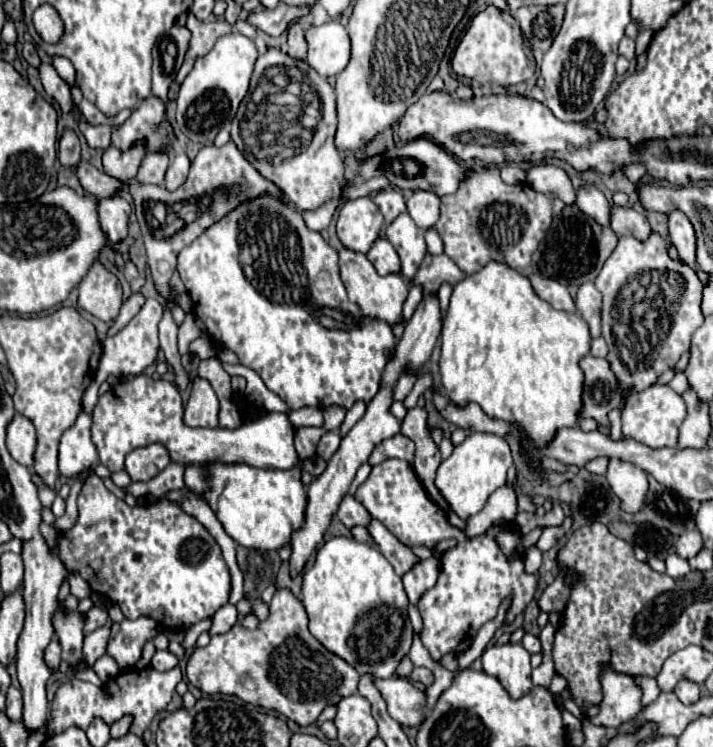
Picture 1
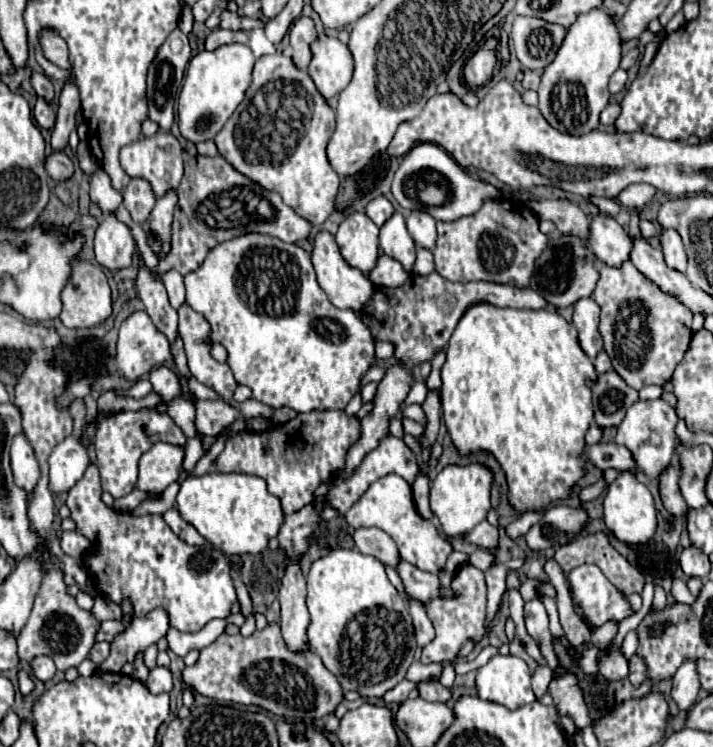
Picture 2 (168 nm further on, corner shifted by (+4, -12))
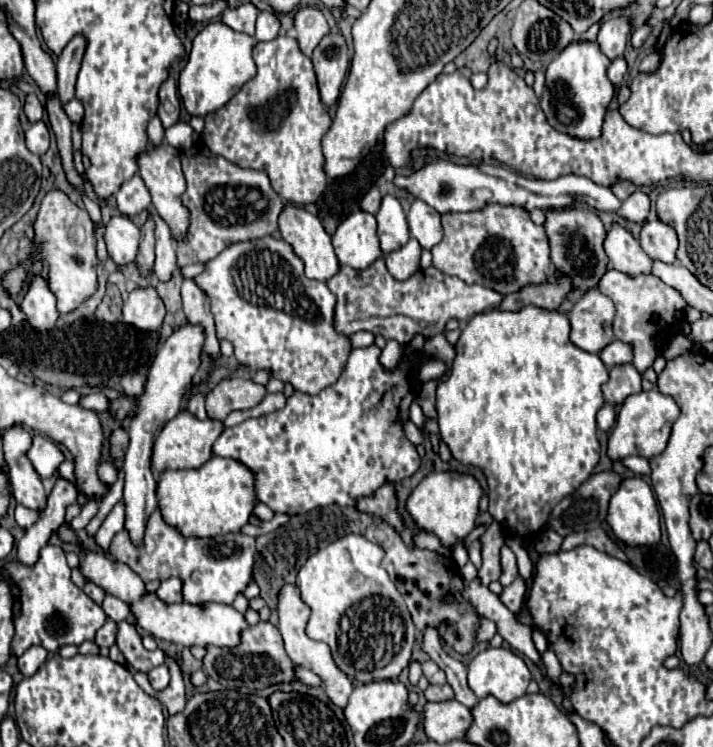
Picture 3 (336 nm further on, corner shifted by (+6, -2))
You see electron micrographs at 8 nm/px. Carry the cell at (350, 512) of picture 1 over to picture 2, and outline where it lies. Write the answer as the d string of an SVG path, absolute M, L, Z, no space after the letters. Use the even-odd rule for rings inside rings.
M358 528L354 532L354 542L362 554L376 556L386 566L392 566L392 568L398 566L398 560L400 560L398 546L386 532L378 528Z

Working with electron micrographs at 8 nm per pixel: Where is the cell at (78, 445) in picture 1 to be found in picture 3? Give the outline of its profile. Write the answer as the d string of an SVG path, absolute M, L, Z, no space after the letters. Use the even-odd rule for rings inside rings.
M34 436L34 444L28 450L28 458L34 464L34 470L40 474L40 478L50 478L56 474L58 466L64 462L64 454L48 436Z

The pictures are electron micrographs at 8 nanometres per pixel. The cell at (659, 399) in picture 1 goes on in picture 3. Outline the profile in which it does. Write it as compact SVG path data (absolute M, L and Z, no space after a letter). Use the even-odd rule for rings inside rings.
M658 388L628 396L618 412L616 426L612 428L612 434L608 440L608 458L620 460L626 456L642 456L650 460L654 456L660 456L668 446L672 424L676 422L678 414L680 414L680 408L676 406L676 402L670 396L662 394Z

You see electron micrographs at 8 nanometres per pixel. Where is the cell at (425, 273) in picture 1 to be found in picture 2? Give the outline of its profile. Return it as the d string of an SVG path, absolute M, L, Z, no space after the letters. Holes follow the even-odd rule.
M438 272L428 276L412 274L400 288L374 288L374 296L366 302L366 308L356 314L370 328L374 340L390 342L394 346L394 360L402 360L410 368L432 360L450 340L458 320L466 308L474 304L494 304L496 308L548 308L548 302L532 288L512 288L492 282L448 282Z

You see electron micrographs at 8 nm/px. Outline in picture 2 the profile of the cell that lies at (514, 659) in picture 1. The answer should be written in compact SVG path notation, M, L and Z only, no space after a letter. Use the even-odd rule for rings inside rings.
M492 656L486 666L478 668L474 684L476 694L482 700L502 704L508 710L516 710L536 700L530 688L528 666L518 656Z

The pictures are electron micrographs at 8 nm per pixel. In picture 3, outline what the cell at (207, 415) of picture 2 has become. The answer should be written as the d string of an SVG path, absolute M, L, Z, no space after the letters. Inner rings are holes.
M230 378L218 382L206 394L206 412L212 420L226 420L234 410L254 408L266 396L266 388L248 378Z

